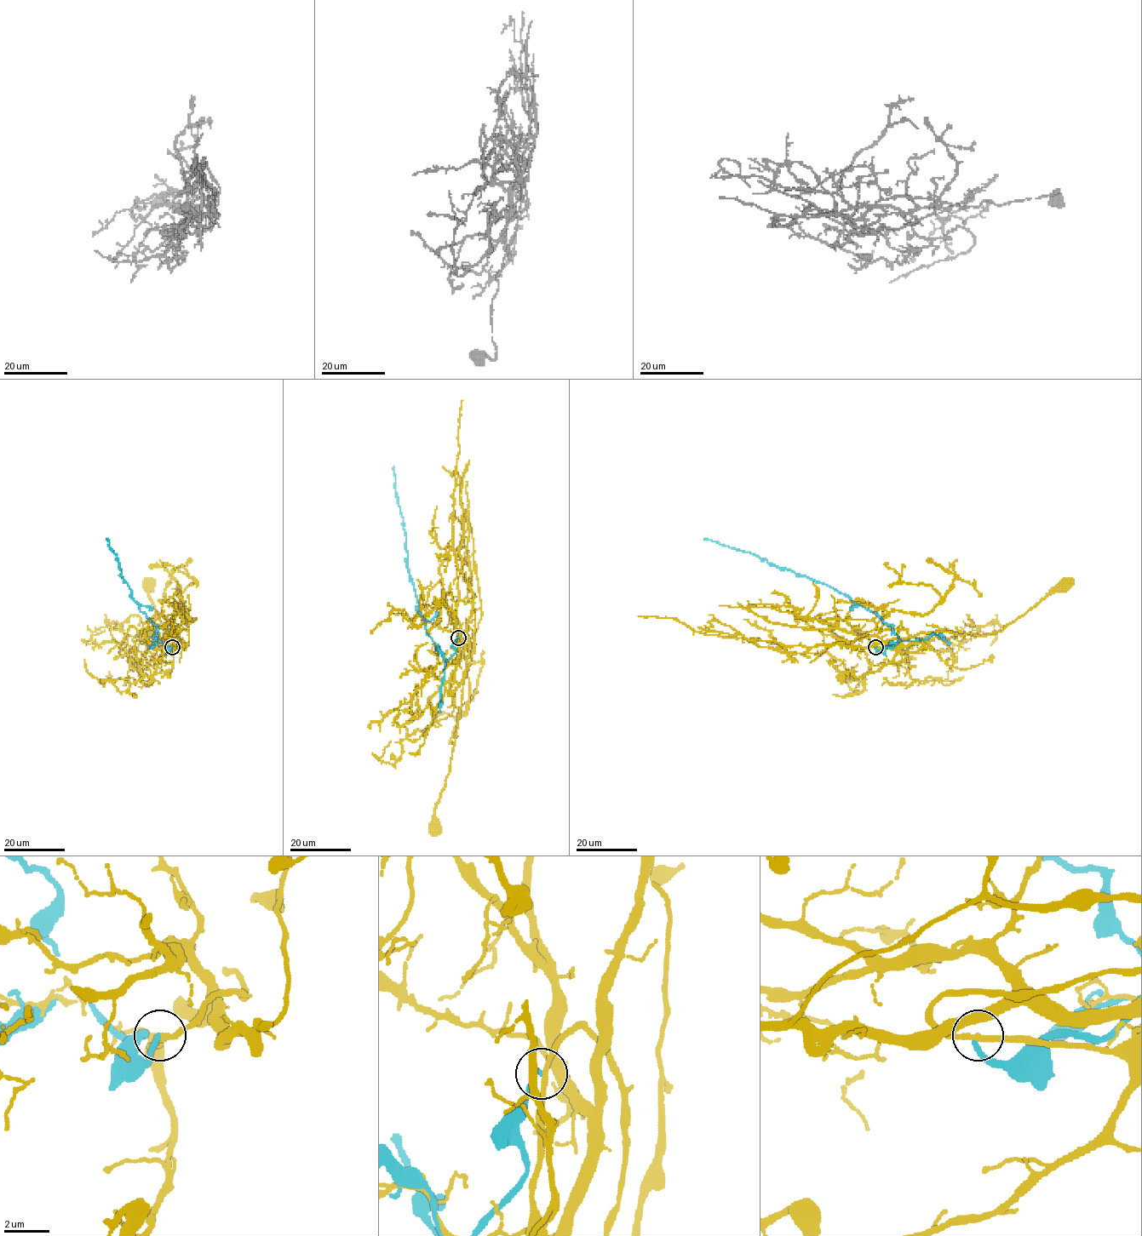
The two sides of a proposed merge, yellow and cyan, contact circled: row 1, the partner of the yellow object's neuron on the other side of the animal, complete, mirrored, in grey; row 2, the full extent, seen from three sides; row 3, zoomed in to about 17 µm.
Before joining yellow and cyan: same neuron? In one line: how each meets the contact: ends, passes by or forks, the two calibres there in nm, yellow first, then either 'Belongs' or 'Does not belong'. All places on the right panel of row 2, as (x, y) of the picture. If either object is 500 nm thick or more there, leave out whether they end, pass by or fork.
At the ring yellow passes by. At the ring cyan ends. Thickness 220 nm (yellow) against 220 nm. Does not belong

